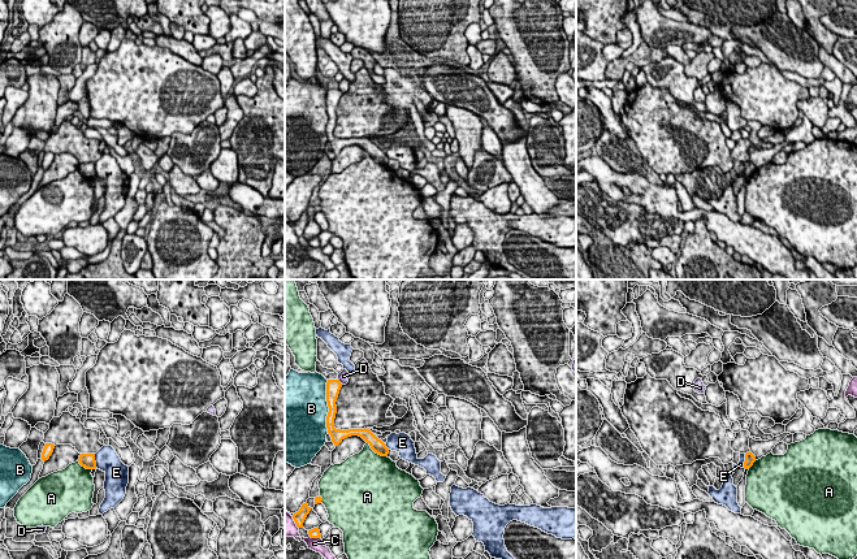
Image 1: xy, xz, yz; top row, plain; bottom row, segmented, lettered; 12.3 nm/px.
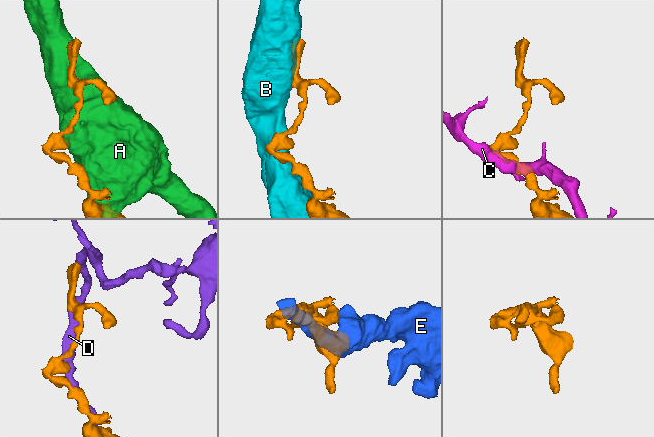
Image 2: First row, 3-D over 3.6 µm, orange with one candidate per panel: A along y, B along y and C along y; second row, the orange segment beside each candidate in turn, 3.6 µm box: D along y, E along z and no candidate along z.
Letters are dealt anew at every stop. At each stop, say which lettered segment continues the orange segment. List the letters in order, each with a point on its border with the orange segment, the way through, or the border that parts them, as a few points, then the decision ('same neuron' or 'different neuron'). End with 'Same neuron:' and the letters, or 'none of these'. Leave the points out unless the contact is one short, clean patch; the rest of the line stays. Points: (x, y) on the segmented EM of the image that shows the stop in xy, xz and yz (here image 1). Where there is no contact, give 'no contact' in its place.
A: meets orange in xz at (376, 453); different neuron
B: meets orange in xz at (328, 406); different neuron
C: meets orange in xz at (315, 537); different neuron
D: meets orange in xz at (338, 381); different neuron
E: meets orange in xy at (94, 460); border along xy (94, 454), (96, 467); different neuron
Same neuron: none of these

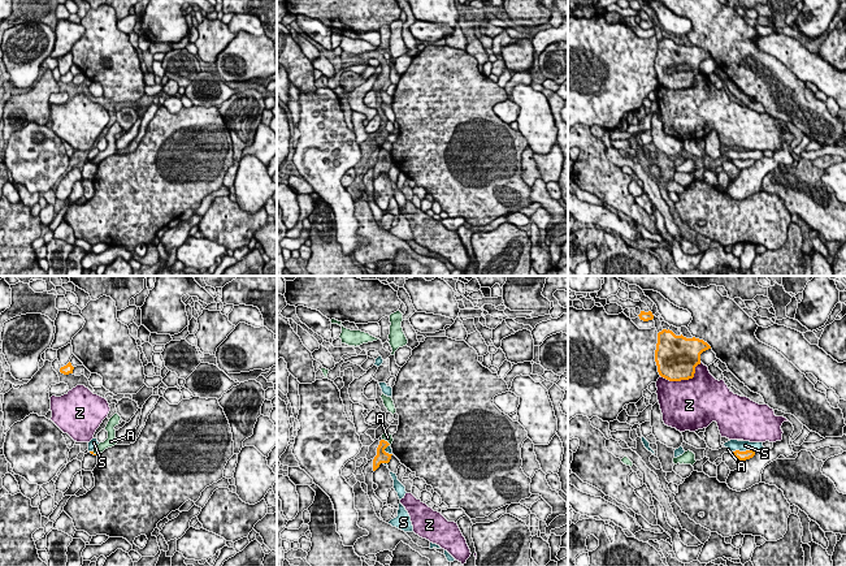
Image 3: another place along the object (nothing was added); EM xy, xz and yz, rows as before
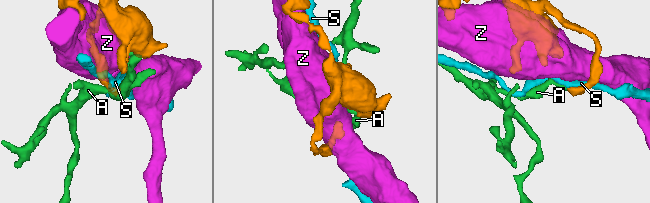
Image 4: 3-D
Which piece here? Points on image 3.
A: meets orange in xz at (386, 441); different neuron
S: meets orange in yz at (742, 452); different neuron
Z: meets orange in yz at (684, 379); different neuron
Same neuron: none of these

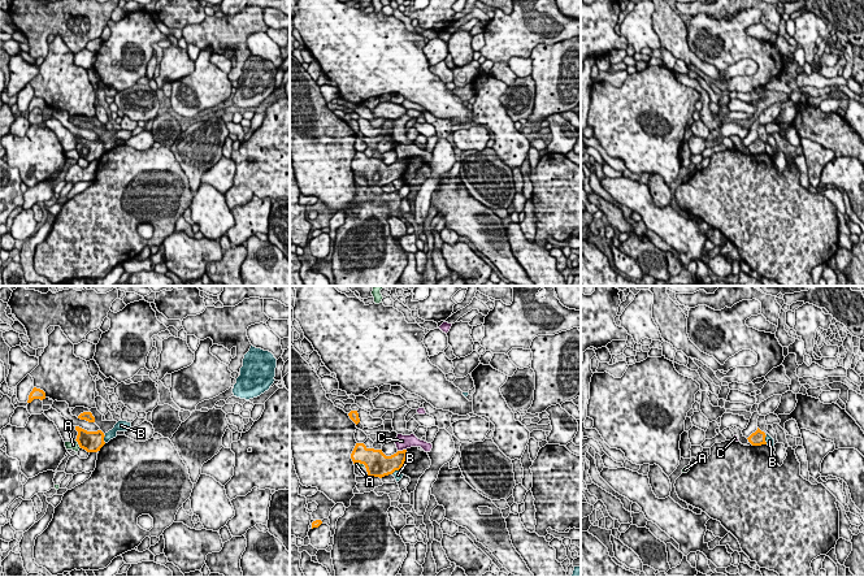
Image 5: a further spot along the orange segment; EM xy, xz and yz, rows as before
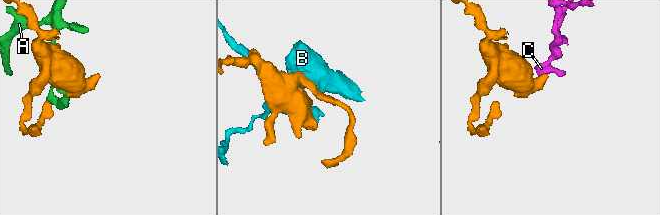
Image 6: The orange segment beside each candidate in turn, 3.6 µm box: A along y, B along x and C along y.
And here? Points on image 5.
A: meets orange in xy at (78, 443); different neuron
B: meets orange in xy at (103, 438); border along xy (103, 434), (105, 442); different neuron
C: meets orange in xz at (403, 450); border along xz (406, 448), (398, 451); different neuron
Same neuron: none of these

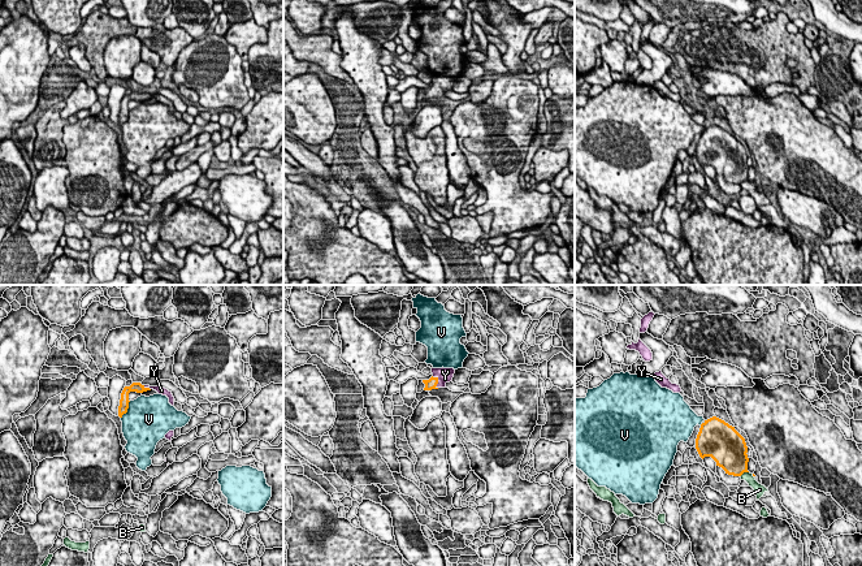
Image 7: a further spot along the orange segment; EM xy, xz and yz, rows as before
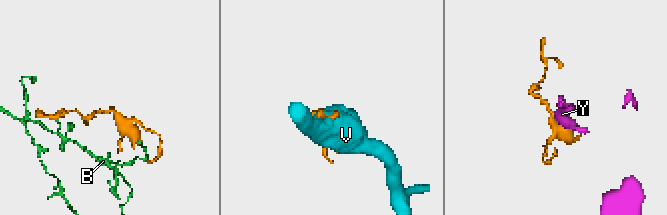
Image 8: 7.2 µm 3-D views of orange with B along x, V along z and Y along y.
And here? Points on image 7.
B: meets orange in yz at (744, 471); different neuron
V: meets orange in xy at (126, 410); different neuron
Y: meets orange in xz at (437, 381); runs through xz (432, 383), (437, 381), (445, 375); same neuron
Same neuron: Y

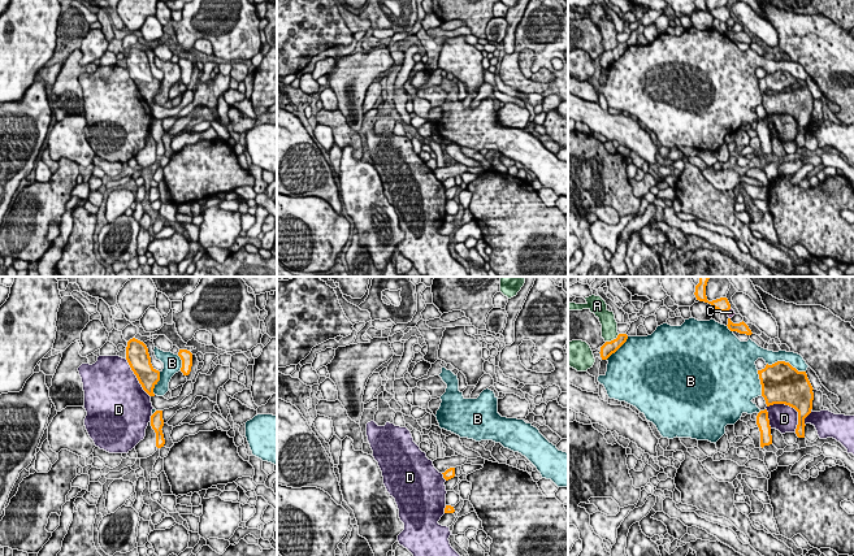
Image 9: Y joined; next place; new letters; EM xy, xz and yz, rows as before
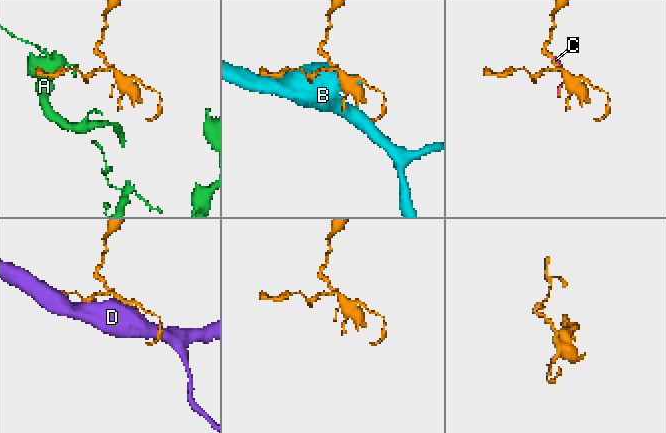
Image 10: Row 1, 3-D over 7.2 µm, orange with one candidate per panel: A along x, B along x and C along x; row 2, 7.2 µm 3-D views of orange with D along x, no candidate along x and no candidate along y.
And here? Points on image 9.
A: meets orange in yz at (614, 339); different neuron
B: meets orange in yz at (787, 363); different neuron
C: meets orange in yz at (728, 309); same neuron
D: meets orange in yz at (792, 407); different neuron
Same neuron: C

